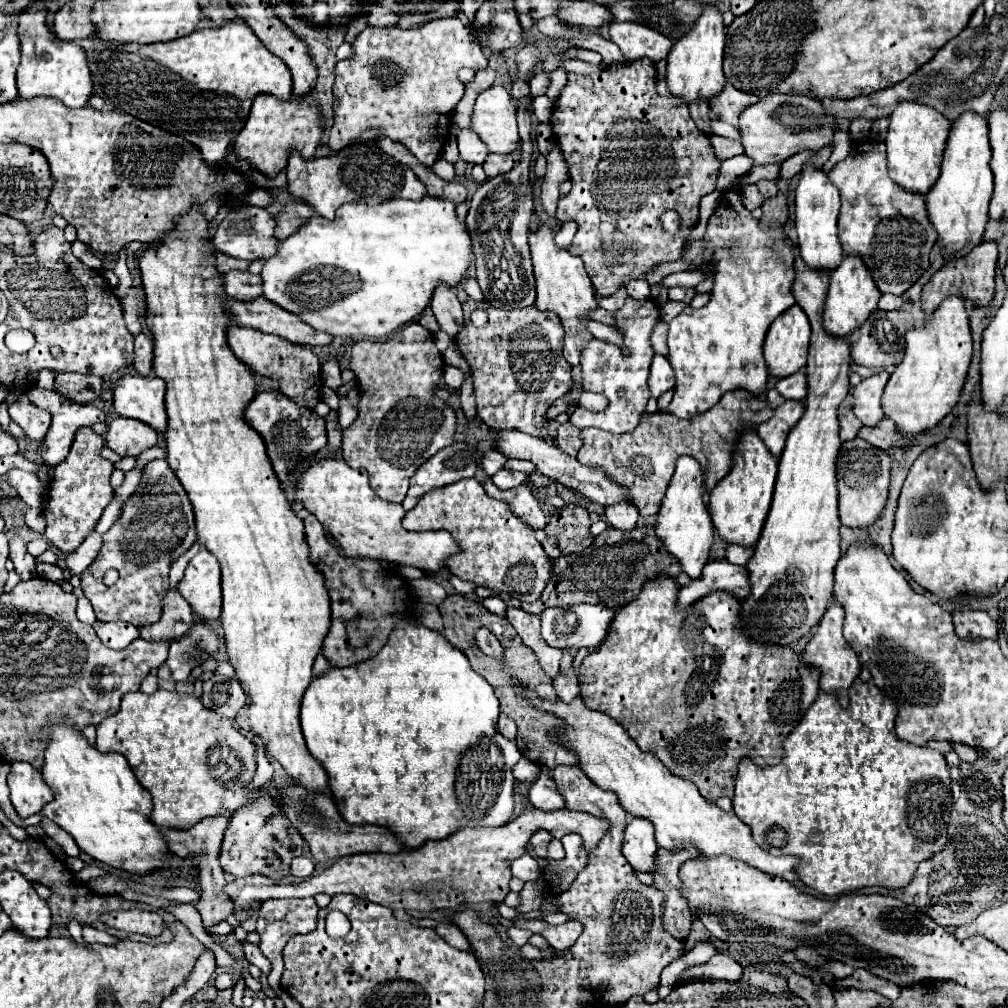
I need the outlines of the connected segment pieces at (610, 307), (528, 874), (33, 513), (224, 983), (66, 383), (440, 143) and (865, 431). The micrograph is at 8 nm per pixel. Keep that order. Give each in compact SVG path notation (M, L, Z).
M625 287L620 288L616 293L609 297L598 298L596 295L596 301L599 307L608 311L617 311L620 309L627 298L628 294Z
M528 851L521 857L515 859L511 863L510 868L512 875L518 877L518 879L522 879L522 881L536 881L542 875L538 861Z
M28 509L26 515L24 515L24 521L26 521L26 527L30 531L34 531L36 535L42 535L44 533L44 515L42 515L42 509Z
M224 971L224 973L220 973L218 977L216 977L216 987L218 989L230 989L230 987L234 987L238 983L238 977L236 975L232 975L232 973L228 973L228 971Z
M60 373L54 379L54 391L72 403L90 403L100 397L102 379L80 373Z
M444 17L444 19L432 19L432 21L426 21L426 23L418 23L418 25L412 25L410 29L402 29L398 25L392 25L392 27L372 27L368 25L354 41L352 41L352 49L354 49L354 55L350 59L344 59L344 61L338 61L336 63L336 83L334 83L334 125L330 129L330 139L328 139L328 147L330 151L340 151L352 143L356 143L364 131L370 131L370 129L380 129L384 137L390 137L392 141L398 141L402 143L424 167L432 167L440 155L442 155L442 147L444 147L444 139L446 139L446 133L450 131L450 113L440 113L438 109L454 109L456 103L462 99L464 95L464 83L458 79L458 71L468 67L468 69L486 69L488 65L488 57L484 55L484 51L468 37L468 25L460 19L460 17Z
M884 419L880 425L876 427L862 427L858 437L876 445L878 449L884 449L884 451L890 451L894 447L894 439L898 435L898 429L896 429L896 423L892 423L890 419Z

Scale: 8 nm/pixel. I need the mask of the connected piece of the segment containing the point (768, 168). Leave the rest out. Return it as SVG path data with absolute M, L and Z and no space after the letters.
M772 163L772 165L760 165L760 167L752 167L750 175L746 181L742 181L740 185L748 185L748 183L756 183L758 179L778 179L780 177L780 167L782 163Z

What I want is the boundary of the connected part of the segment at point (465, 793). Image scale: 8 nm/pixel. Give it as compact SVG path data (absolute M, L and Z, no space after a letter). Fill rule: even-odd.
M404 619L404 629L402 629L402 621L396 623L386 645L374 657L370 657L358 665L350 665L350 667L342 667L342 669L332 667L326 673L314 677L302 697L300 723L302 723L302 733L304 733L310 755L316 757L316 761L320 761L320 765L324 767L324 771L328 775L330 791L332 791L332 797L334 797L342 817L352 825L360 825L360 823L384 825L384 827L392 829L402 839L404 847L416 849L426 839L444 839L460 827L478 827L478 825L480 827L500 827L510 821L512 811L514 811L514 783L516 783L516 779L512 775L512 767L518 763L518 759L522 755L514 741L510 741L510 739L498 741L498 735L500 735L496 729L498 715L500 715L500 705L498 705L498 697L494 695L492 685L488 685L488 681L472 669L468 657L458 647L450 645L442 633L428 629L420 621Z

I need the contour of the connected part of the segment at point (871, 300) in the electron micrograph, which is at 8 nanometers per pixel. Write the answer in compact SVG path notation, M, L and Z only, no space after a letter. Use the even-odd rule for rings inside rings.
M846 255L842 259L842 263L832 271L830 289L828 289L828 297L824 303L824 329L836 337L850 335L850 331L856 329L856 325L862 325L868 319L868 315L876 309L880 295L882 293L876 287L862 257L860 255Z

